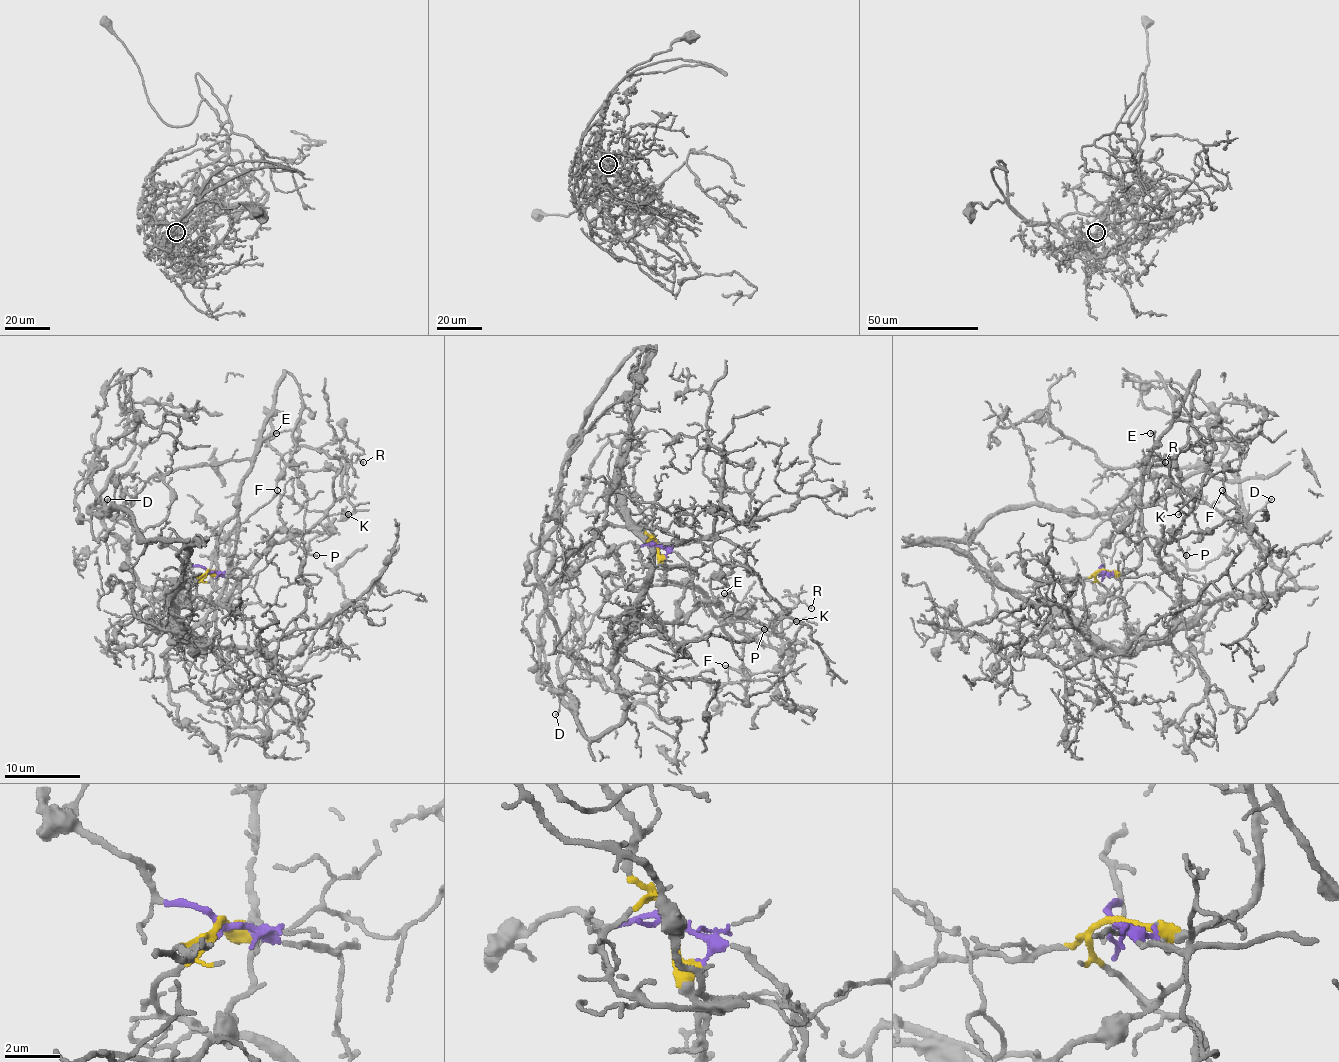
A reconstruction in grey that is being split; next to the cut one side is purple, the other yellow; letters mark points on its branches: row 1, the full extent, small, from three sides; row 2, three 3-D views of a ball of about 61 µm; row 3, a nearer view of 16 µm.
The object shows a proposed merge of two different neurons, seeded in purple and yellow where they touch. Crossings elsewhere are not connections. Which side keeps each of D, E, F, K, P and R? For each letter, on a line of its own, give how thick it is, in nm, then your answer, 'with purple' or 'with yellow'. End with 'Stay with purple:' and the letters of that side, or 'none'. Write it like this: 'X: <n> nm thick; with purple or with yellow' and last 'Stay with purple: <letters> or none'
D: 120 nm thick; with yellow
E: 160 nm thick; with yellow
F: 110 nm thick; with purple
K: 80 nm thick; with purple
P: 140 nm thick; with purple
R: 100 nm thick; with purple
Stay with purple: F, K, P, R

